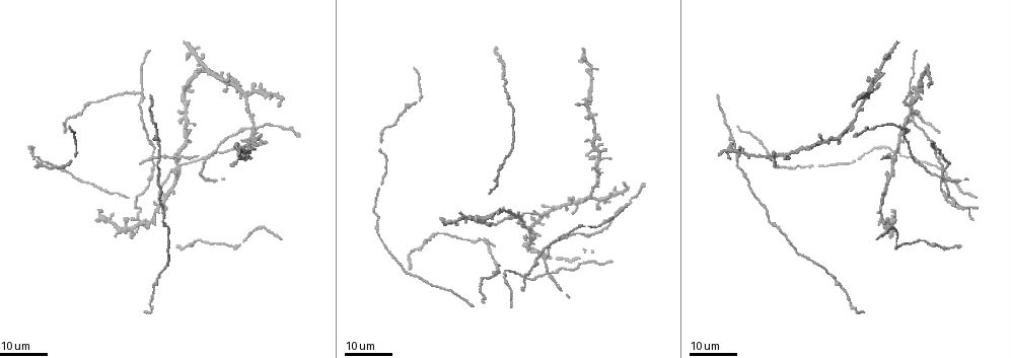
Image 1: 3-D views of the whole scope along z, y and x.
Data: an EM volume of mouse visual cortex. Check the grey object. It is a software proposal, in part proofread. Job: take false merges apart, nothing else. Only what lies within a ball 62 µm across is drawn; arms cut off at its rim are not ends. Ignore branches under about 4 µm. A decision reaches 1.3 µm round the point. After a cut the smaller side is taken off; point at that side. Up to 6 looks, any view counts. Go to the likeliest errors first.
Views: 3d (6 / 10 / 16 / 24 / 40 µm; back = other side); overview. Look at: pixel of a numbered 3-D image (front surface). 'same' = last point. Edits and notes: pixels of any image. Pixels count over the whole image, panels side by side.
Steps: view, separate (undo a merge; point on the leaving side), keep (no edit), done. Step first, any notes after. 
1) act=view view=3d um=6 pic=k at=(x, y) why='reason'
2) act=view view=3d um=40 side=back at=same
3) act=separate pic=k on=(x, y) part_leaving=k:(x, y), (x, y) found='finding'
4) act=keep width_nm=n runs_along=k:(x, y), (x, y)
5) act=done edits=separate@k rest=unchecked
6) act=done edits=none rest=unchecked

act=view view=3d um=16 pic=1 at=(141, 93) why='three-way junction'

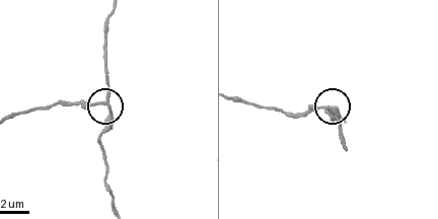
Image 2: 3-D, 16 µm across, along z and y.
act=view view=3d um=6 pic=2 at=(105, 105)

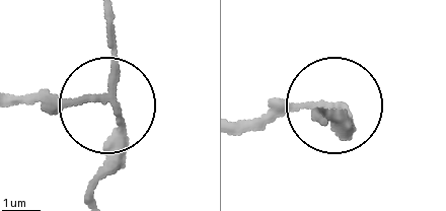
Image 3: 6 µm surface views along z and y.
act=separate pic=3 on=(51, 114) side_arm_um=25 arms=3 found='a second cell is stuck on'

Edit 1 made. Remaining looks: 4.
act=view view=overview

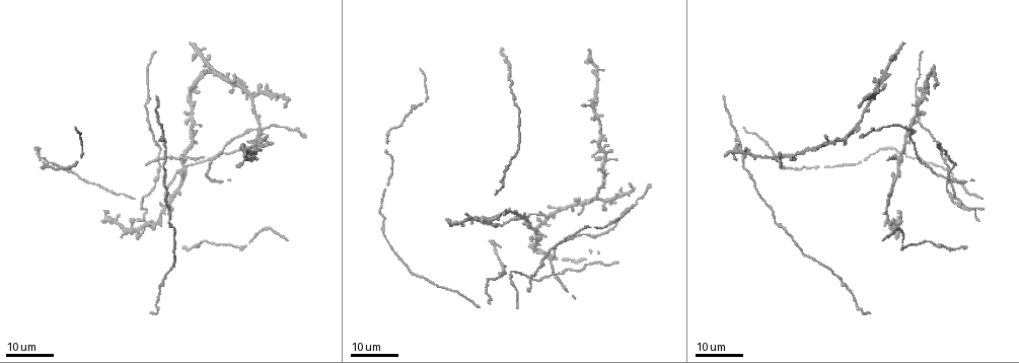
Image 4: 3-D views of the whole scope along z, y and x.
act=view view=3d um=24 pic=4 at=(900, 159) why='small branch off a trunk'

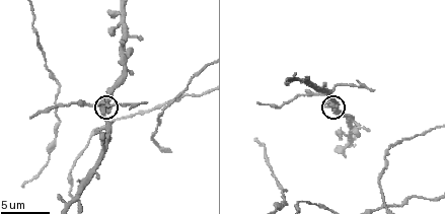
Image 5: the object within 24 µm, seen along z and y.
act=view view=3d um=10 pic=5 at=(101, 107)

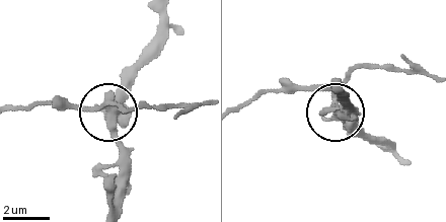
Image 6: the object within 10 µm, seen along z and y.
act=separate pic=6 on=(349, 73) found='a second cell is stuck on'

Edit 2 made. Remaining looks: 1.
act=done edits=separate@3,separate@6 rest=unchecked

